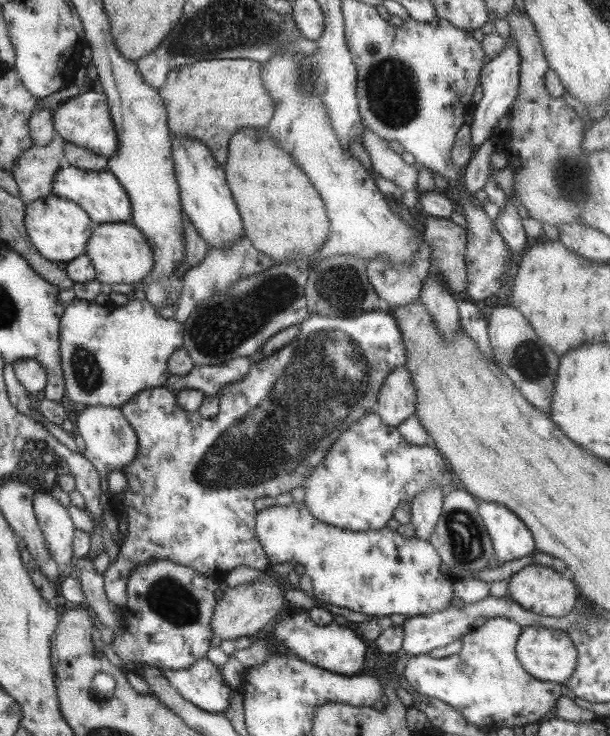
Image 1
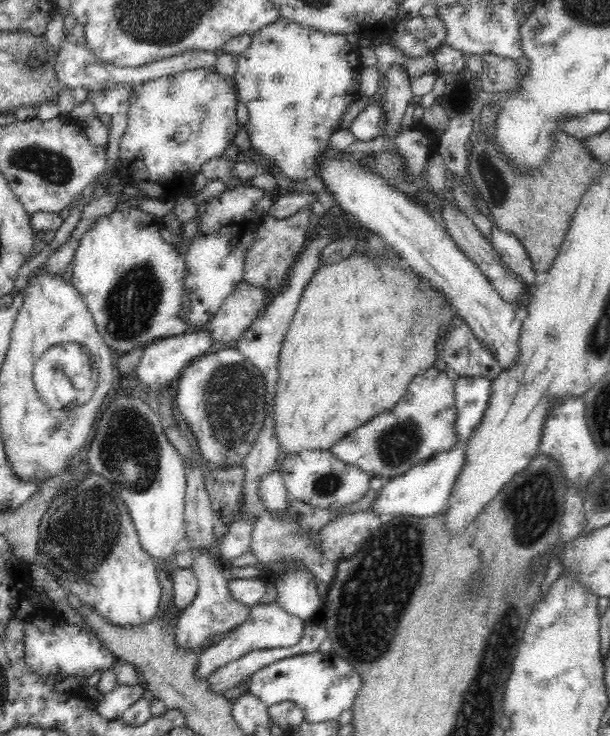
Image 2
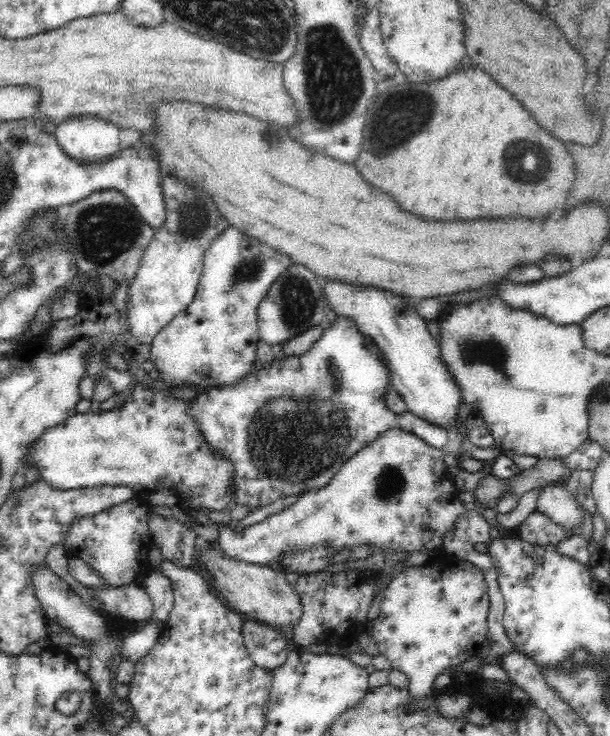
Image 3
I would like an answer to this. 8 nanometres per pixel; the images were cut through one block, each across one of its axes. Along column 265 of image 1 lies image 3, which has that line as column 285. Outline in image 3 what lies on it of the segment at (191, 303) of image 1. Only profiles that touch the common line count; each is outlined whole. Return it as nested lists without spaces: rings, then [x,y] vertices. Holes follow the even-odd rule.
[[[226,227],[209,244],[203,258],[203,272],[192,304],[182,310],[151,345],[150,360],[164,373],[164,382],[172,384],[196,384],[208,390],[218,385],[227,385],[246,373],[254,372],[256,344],[259,342],[257,325],[258,305],[267,295],[270,285],[293,262],[259,240],[252,238],[234,227]]]

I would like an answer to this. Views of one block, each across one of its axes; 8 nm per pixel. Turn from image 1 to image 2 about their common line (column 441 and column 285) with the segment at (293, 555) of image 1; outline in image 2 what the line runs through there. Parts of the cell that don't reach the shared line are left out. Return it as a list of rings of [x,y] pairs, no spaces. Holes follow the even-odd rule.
[[[287,563],[290,566],[298,566],[303,569],[302,572],[296,572],[292,574],[286,574],[281,571],[274,572],[273,574],[278,574],[278,578],[275,581],[275,587],[278,592],[277,596],[277,604],[282,606],[286,612],[300,618],[303,622],[310,619],[315,619],[317,616],[320,616],[320,613],[323,609],[323,602],[320,599],[320,596],[317,592],[317,582],[306,570],[306,568],[302,567],[302,564],[296,565],[296,563]]]

